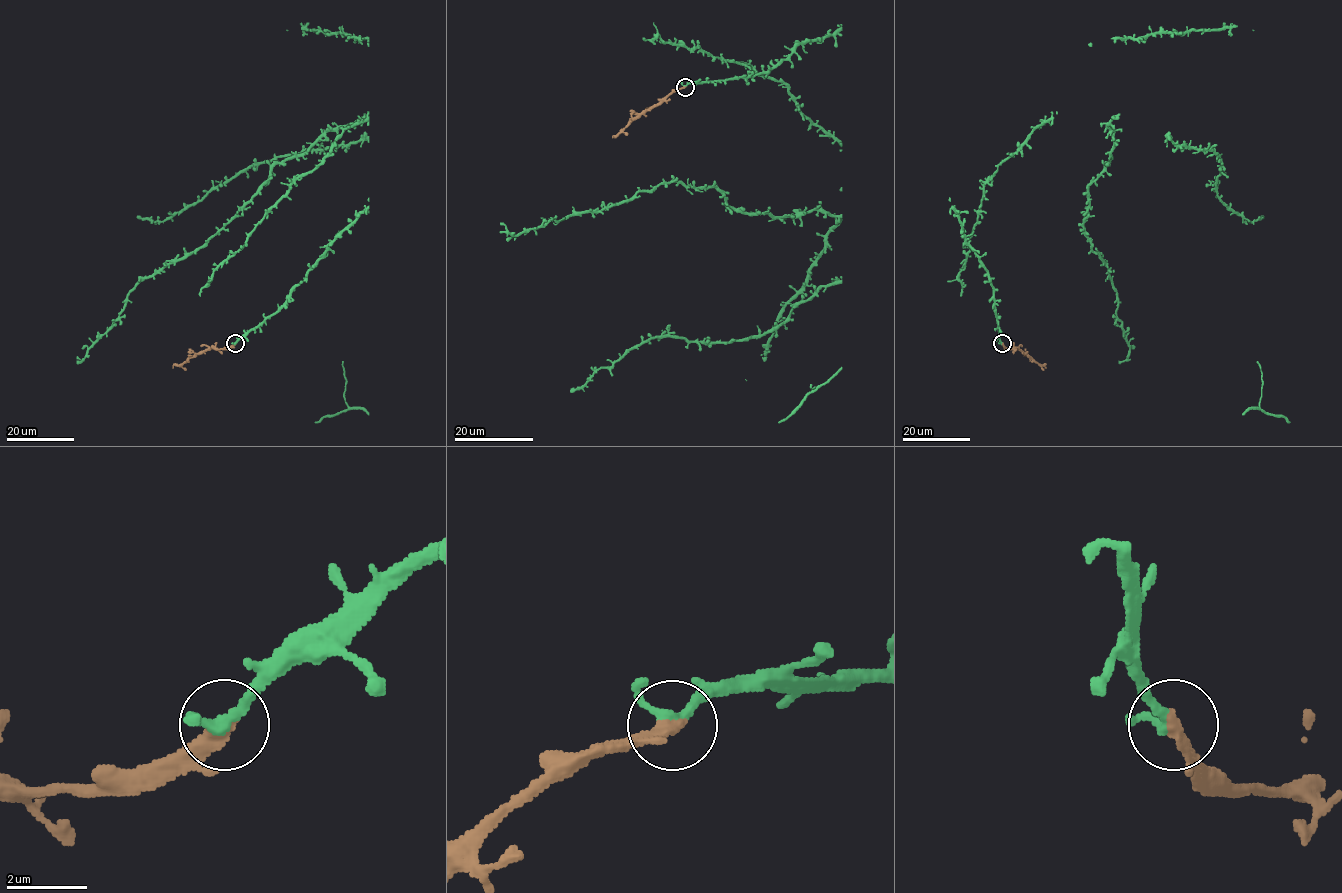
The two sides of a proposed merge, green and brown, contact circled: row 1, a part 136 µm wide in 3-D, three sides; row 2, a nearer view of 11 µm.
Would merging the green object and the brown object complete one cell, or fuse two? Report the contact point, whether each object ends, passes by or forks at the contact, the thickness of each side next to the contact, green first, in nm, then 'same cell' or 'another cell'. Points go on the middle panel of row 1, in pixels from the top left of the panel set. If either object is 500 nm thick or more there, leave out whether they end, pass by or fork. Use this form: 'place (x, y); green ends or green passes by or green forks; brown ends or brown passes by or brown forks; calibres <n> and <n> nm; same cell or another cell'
place (685, 87); green passes by; brown ends; calibres 240 and 360 nm; same cell

